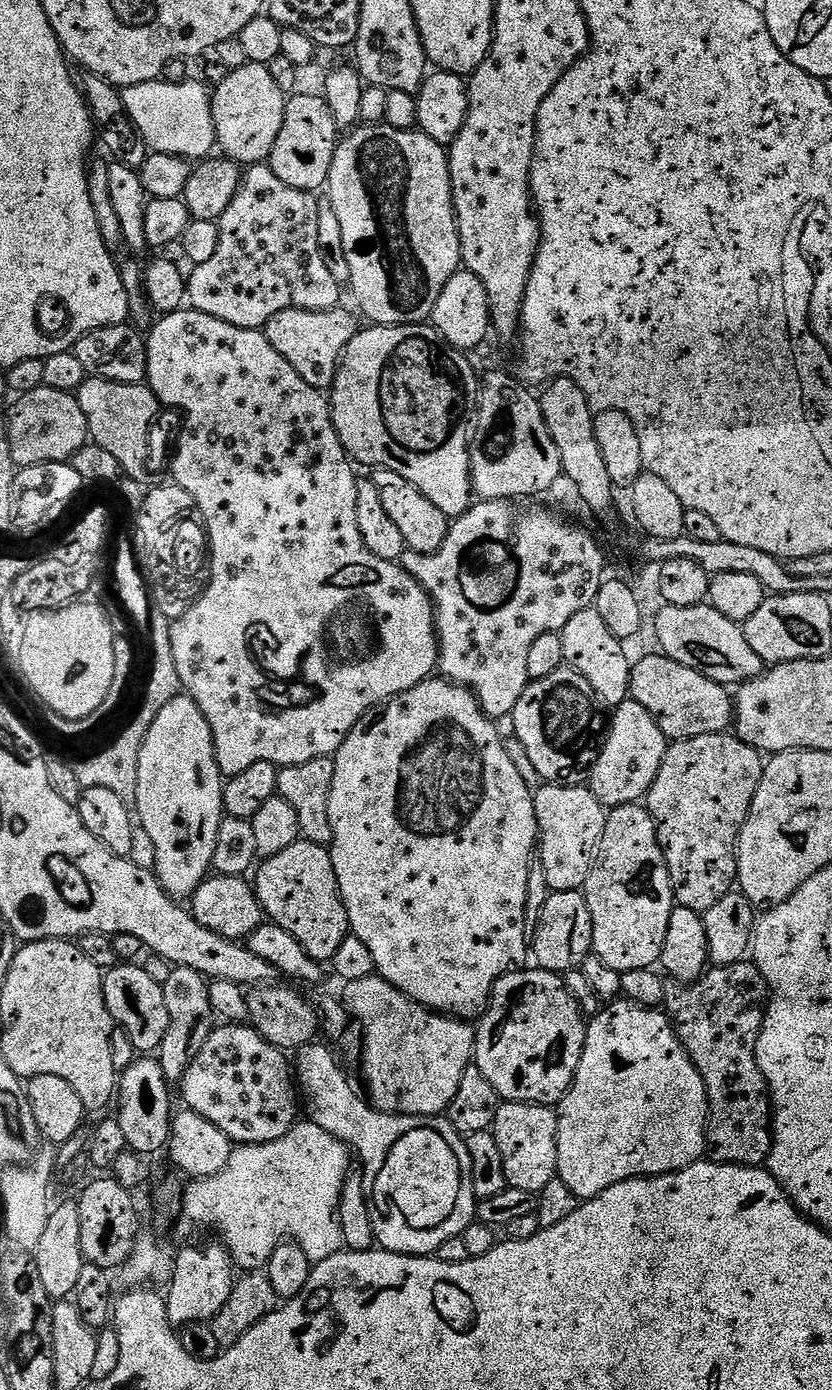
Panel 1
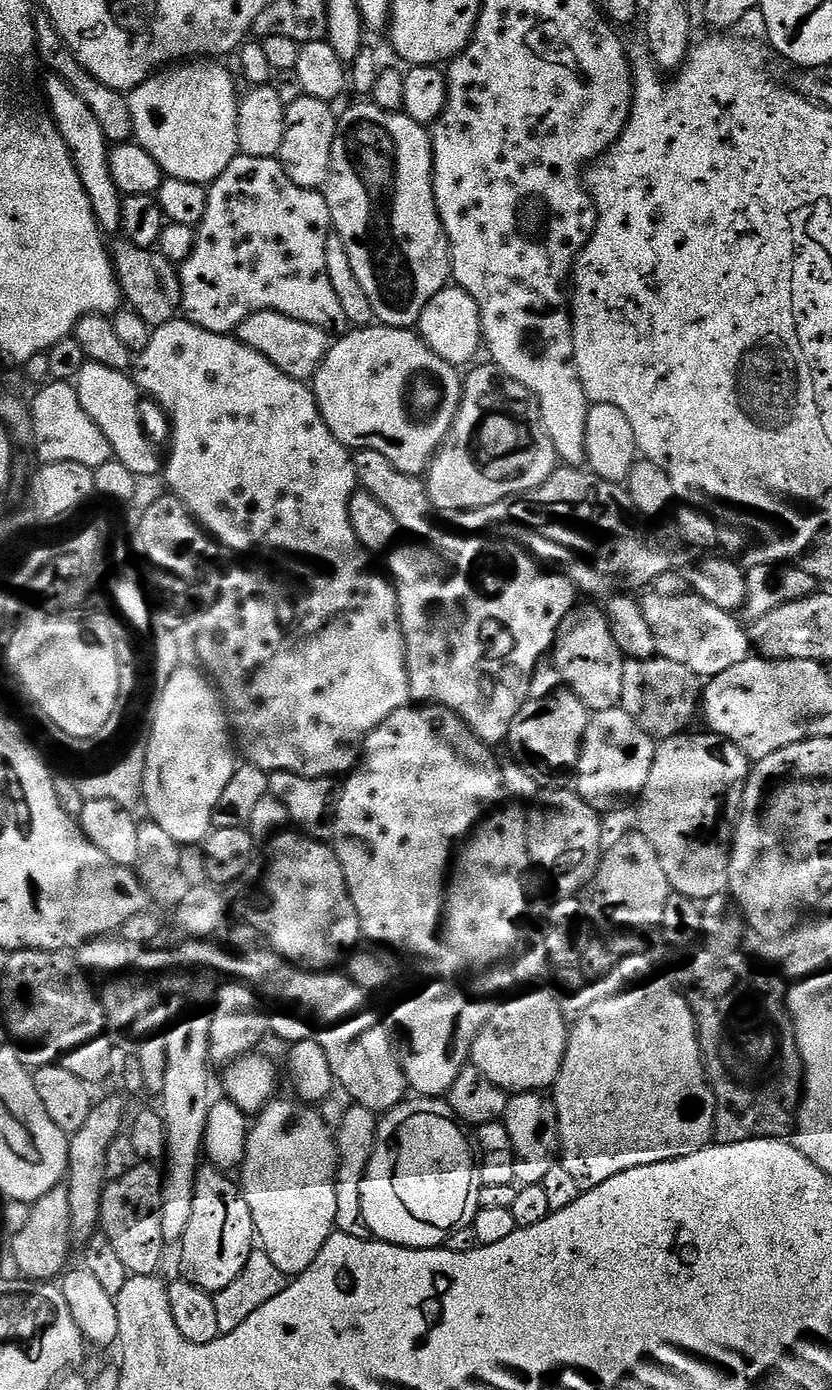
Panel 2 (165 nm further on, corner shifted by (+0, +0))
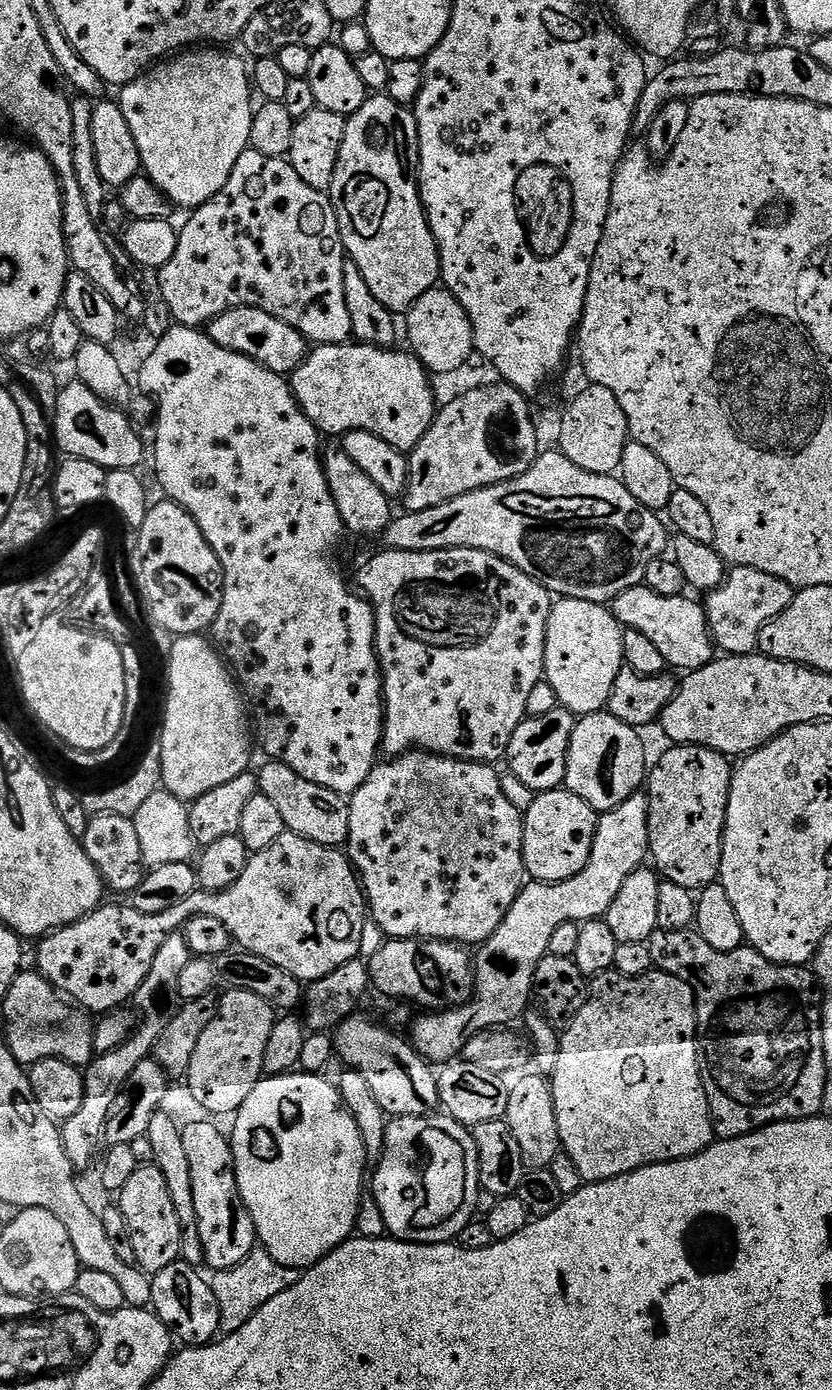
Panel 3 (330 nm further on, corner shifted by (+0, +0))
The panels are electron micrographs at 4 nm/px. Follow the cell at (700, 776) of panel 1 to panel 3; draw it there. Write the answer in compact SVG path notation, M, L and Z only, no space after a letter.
M678 744L669 749L669 752L661 754L657 764L655 761L651 765L646 776L650 860L655 871L664 880L699 890L708 887L709 884L717 883L720 874L724 849L724 823L734 768L729 757L709 748L699 748L697 744Z

